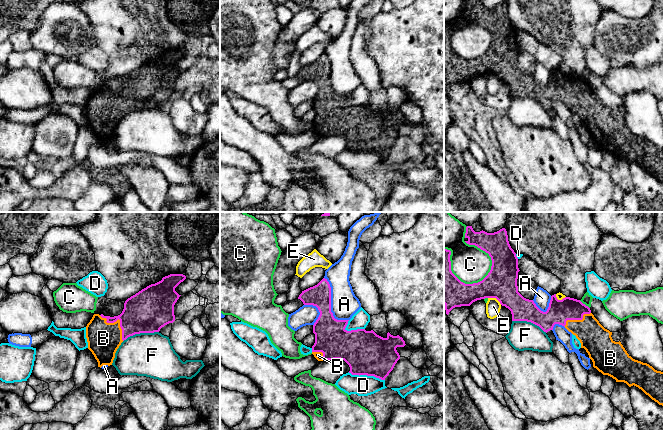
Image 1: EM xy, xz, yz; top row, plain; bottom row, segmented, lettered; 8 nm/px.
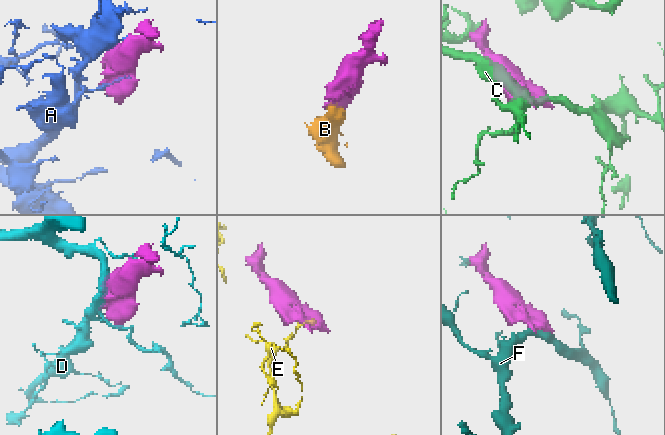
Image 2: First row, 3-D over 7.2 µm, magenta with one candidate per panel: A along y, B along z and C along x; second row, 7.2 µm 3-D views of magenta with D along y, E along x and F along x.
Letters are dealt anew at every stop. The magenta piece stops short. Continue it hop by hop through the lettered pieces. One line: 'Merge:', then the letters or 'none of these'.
Merge: B

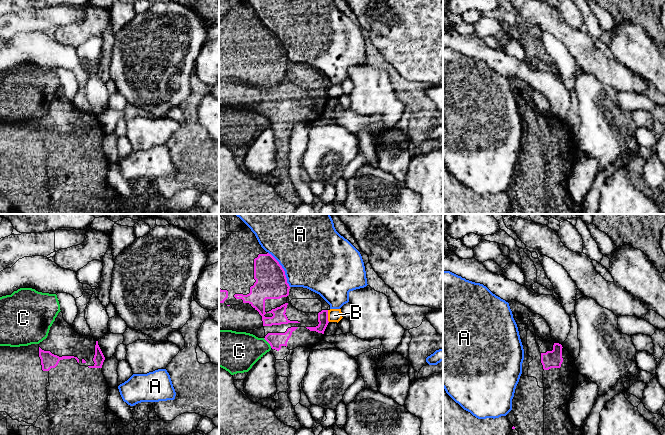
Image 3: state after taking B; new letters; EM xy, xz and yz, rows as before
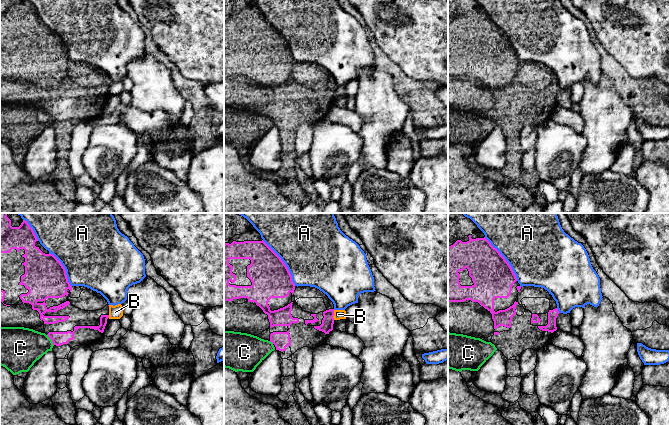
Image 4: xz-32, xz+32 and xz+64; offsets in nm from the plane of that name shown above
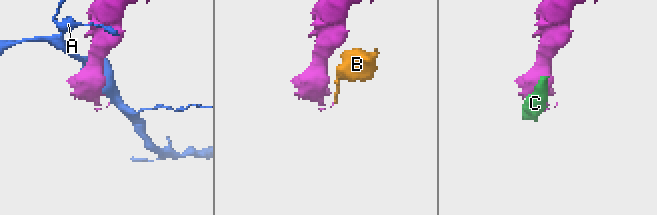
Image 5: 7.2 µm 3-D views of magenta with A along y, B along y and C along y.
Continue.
Merge: none of these

